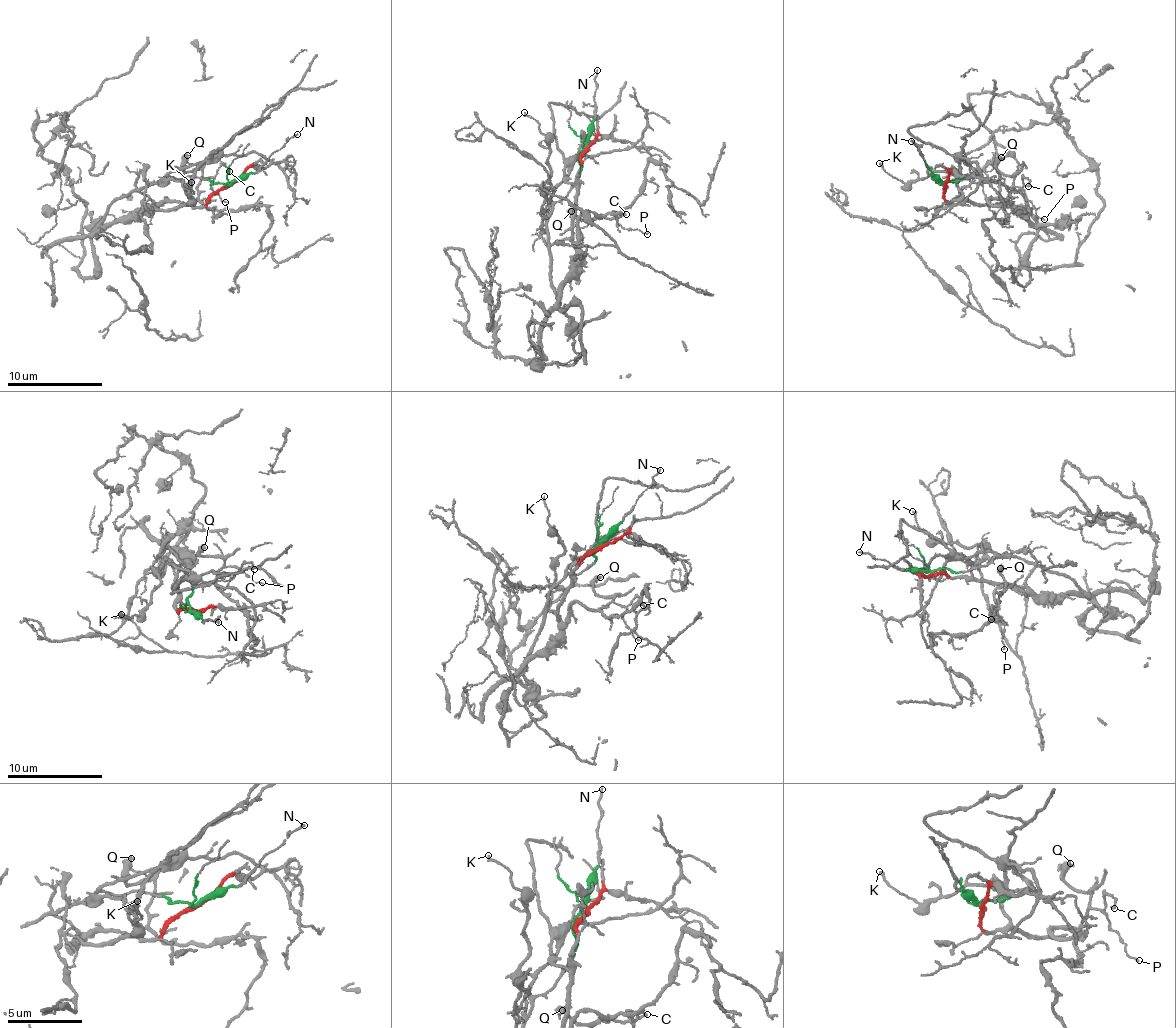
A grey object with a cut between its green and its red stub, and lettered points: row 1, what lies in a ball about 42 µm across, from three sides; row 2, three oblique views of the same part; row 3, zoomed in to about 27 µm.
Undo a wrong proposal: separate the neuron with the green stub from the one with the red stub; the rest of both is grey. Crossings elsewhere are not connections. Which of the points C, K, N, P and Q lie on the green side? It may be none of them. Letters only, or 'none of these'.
K, N

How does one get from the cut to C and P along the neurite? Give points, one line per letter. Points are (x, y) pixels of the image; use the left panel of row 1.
C: (229, 186), (201, 206), (153, 208), (194, 201), (205, 177), (223, 164), (229, 170)
P: (229, 186), (201, 206), (153, 208), (194, 201), (210, 176), (225, 202)

